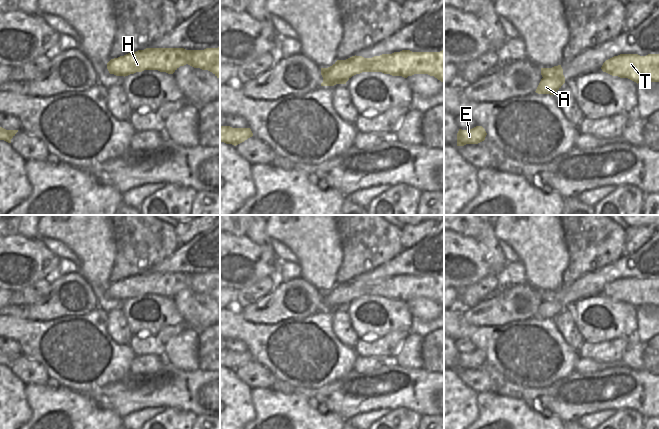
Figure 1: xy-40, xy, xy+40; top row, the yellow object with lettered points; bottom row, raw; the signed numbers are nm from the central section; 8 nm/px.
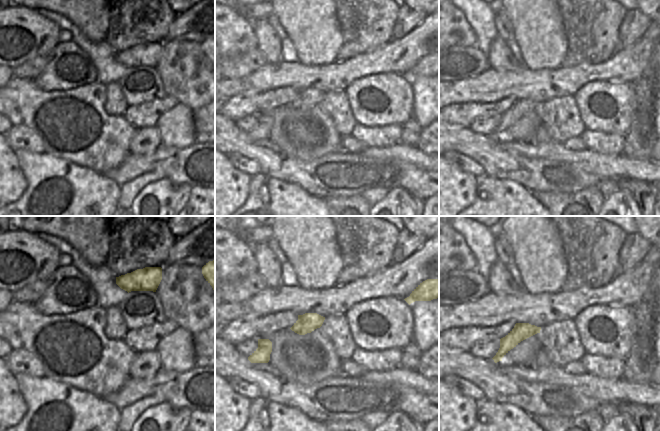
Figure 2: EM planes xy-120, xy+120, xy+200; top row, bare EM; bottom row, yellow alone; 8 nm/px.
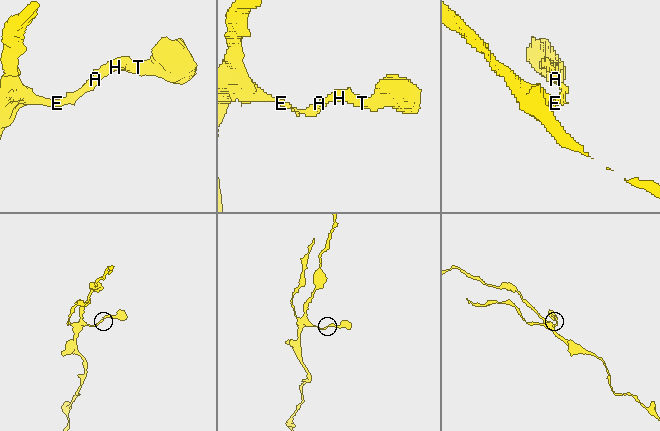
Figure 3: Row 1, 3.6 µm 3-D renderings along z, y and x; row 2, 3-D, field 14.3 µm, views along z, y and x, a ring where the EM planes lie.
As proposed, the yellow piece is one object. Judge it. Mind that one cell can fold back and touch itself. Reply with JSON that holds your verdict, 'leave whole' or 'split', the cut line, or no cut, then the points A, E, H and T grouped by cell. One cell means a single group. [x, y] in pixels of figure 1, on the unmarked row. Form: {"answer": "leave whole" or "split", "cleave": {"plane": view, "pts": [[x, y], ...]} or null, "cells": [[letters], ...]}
{"answer": "leave whole", "cleave": null, "cells": [["A", "E", "H", "T"]]}

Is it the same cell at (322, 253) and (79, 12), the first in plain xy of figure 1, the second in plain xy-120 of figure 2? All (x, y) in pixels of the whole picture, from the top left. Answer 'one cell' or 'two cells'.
one cell

